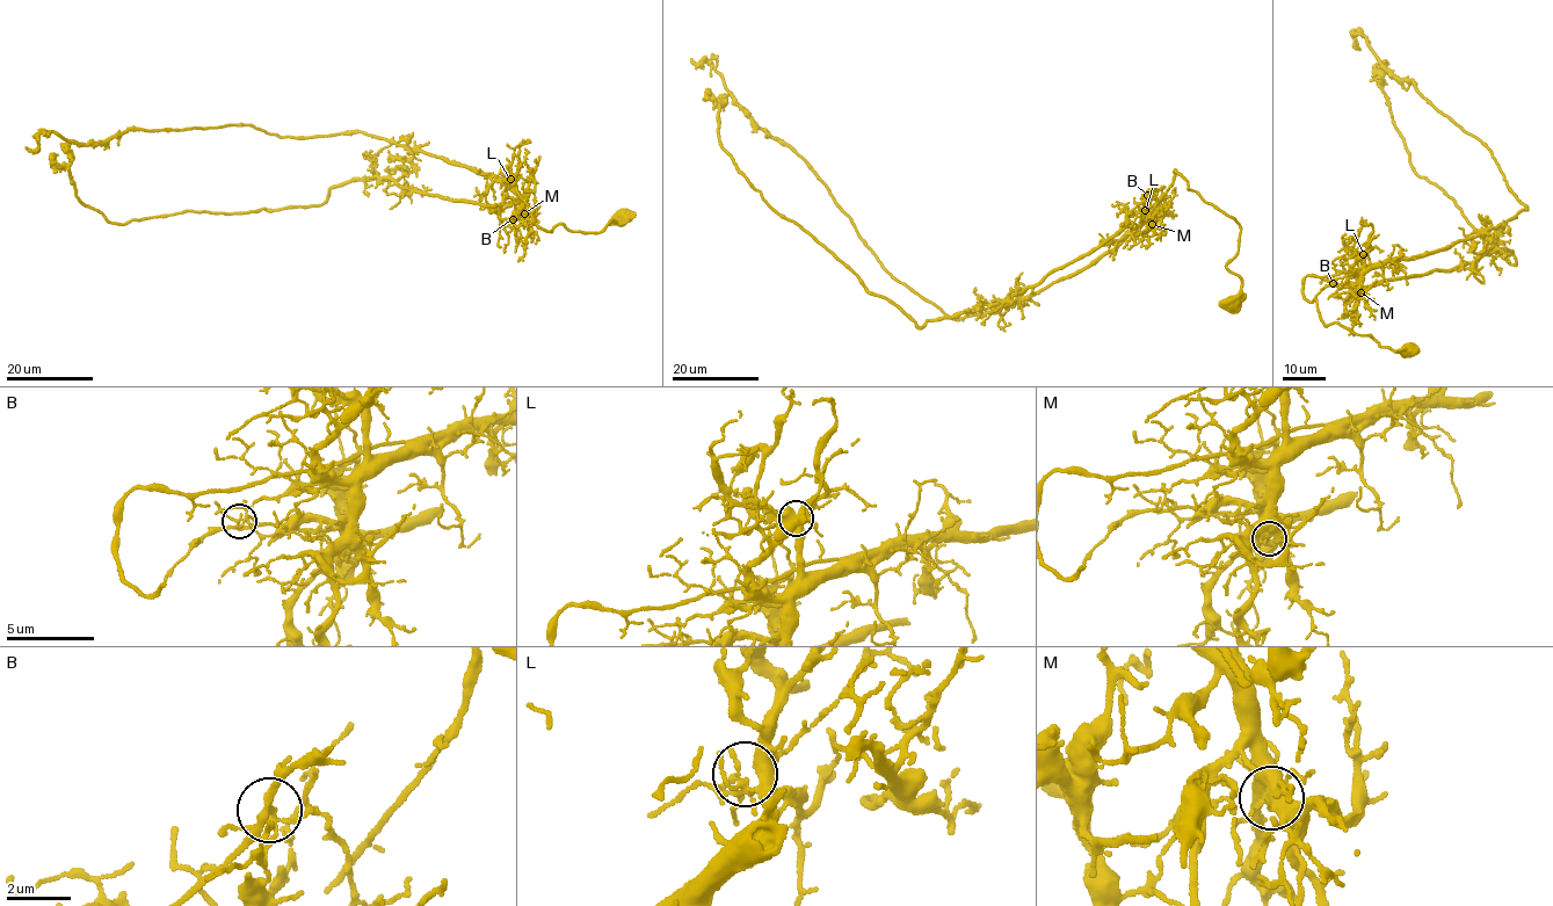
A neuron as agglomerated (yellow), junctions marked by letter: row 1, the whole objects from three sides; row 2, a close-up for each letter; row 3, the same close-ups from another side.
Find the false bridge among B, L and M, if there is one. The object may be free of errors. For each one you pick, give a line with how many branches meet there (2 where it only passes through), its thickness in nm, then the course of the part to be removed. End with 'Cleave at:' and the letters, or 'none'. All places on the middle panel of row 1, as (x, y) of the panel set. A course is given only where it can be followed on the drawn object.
B: 5 | 200 nm | (1147, 195), (1112, 236), (1038, 283), (921, 327), (740, 173), (721, 144), (726, 103), (716, 100)
Cleave at: B

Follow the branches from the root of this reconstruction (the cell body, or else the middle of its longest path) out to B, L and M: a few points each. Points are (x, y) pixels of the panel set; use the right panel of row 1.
B: (1412, 352), (1326, 326), (1304, 280), (1359, 276), (1333, 284)
L: (1412, 352), (1384, 347), (1336, 323), (1326, 326), (1315, 298), (1305, 298), (1307, 276), (1358, 269), (1363, 254)
M: (1412, 352), (1384, 347), (1336, 323), (1326, 326), (1315, 298), (1305, 298), (1304, 280), (1355, 270), (1361, 292)

